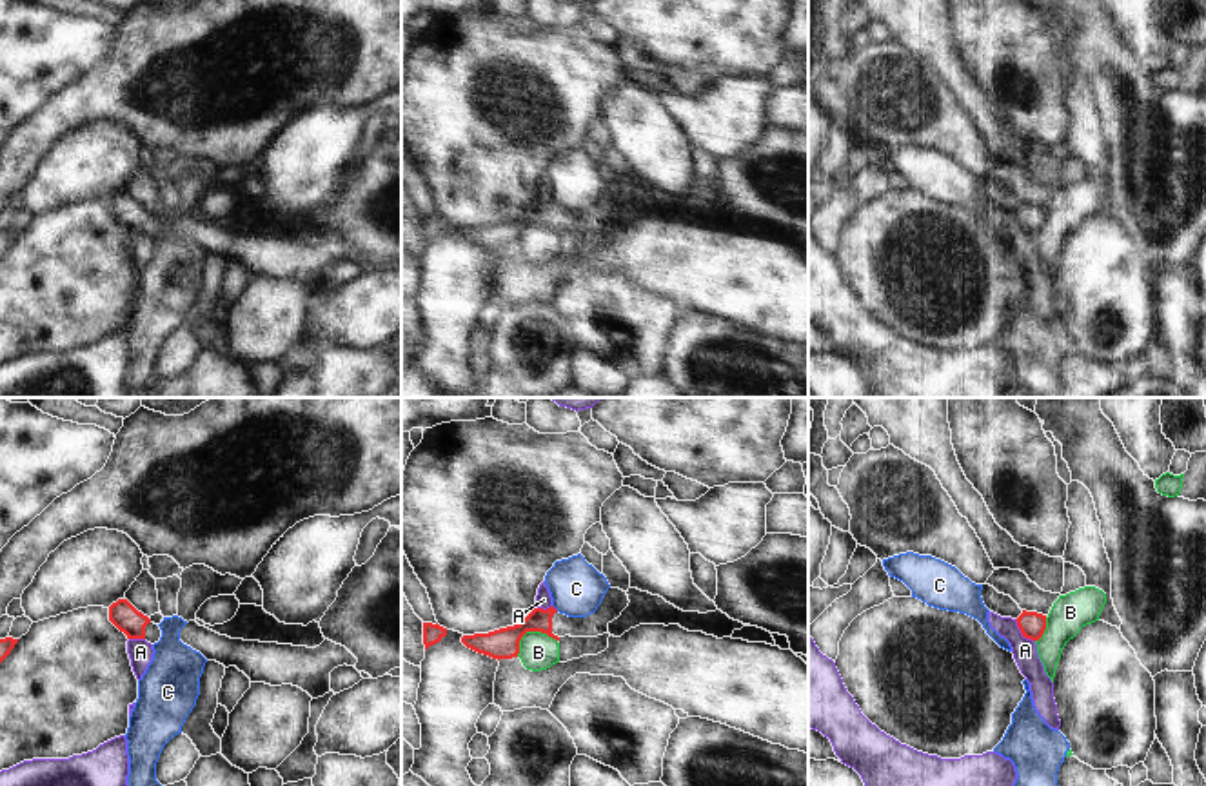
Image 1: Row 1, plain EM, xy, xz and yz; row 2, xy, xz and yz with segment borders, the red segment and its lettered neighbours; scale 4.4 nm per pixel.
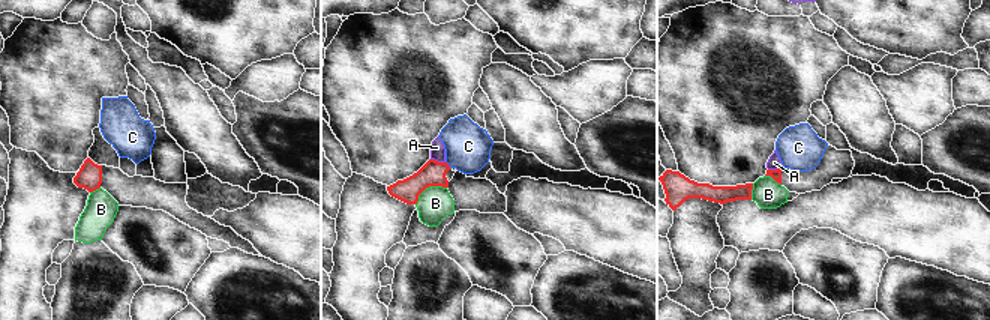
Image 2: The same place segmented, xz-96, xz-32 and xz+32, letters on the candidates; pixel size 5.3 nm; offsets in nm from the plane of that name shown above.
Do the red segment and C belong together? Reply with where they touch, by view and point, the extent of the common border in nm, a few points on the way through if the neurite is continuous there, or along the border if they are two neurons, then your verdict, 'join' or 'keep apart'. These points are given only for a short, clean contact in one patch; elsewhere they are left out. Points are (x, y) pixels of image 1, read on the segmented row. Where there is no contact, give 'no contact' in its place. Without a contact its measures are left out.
contact xz (554, 609); length 40 nm; border xz (553, 605), (558, 610); keep apart

